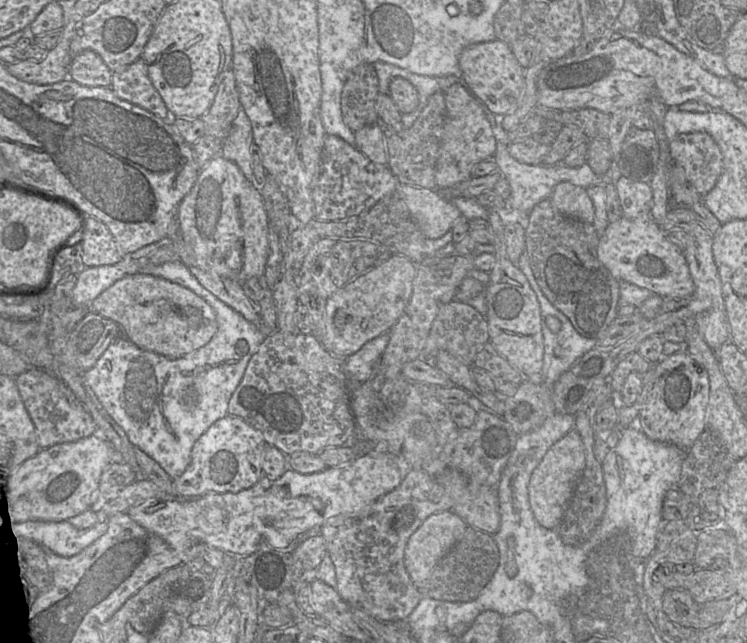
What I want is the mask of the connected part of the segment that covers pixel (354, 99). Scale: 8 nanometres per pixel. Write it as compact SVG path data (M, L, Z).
M361 63L355 67L341 93L342 118L350 130L355 132L376 123L375 101L378 93L379 82L374 66Z

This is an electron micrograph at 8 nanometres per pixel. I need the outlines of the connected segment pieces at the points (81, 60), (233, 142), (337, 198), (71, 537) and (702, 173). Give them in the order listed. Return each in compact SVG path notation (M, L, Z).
M84 50L72 58L68 78L87 87L110 87L113 72L92 50Z
M241 107L228 136L223 141L222 156L235 163L244 176L255 185L250 152L252 143L251 122Z
M326 135L317 177L312 182L315 218L320 221L342 221L358 216L400 185L388 165L370 161L359 149L343 139Z
M69 520L60 522L24 522L11 528L13 536L35 539L62 557L77 555L107 532L106 521L88 529L77 529Z
M706 132L682 133L669 143L672 161L681 166L696 191L705 196L723 171L720 147Z

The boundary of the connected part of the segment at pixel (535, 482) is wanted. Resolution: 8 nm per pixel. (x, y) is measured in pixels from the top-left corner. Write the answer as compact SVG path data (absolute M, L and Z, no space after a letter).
M576 429L570 430L547 451L542 461L533 471L528 485L531 509L535 519L541 526L547 529L558 528L585 464L585 447Z

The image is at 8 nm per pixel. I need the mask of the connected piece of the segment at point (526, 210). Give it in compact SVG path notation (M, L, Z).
M507 140L497 141L493 159L498 166L498 170L508 180L511 186L511 195L508 199L505 199L506 204L510 204L513 209L519 210L526 215L529 215L539 202L551 198L555 186L562 181L568 181L586 189L598 185L605 187L609 183L613 183L616 186L616 182L622 176L619 164L614 160L612 160L609 170L602 175L597 175L587 162L579 167L568 167L564 163L553 166L521 163L509 154Z

